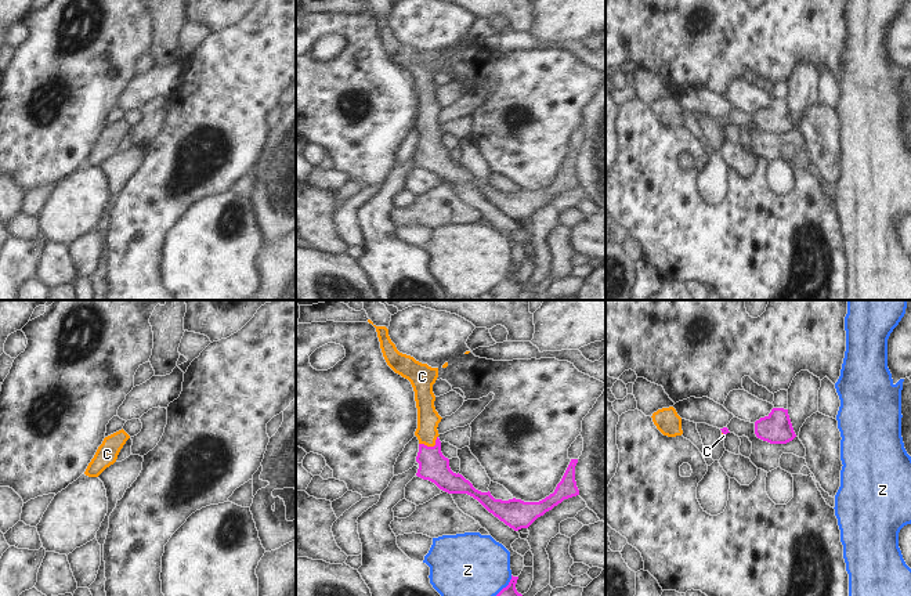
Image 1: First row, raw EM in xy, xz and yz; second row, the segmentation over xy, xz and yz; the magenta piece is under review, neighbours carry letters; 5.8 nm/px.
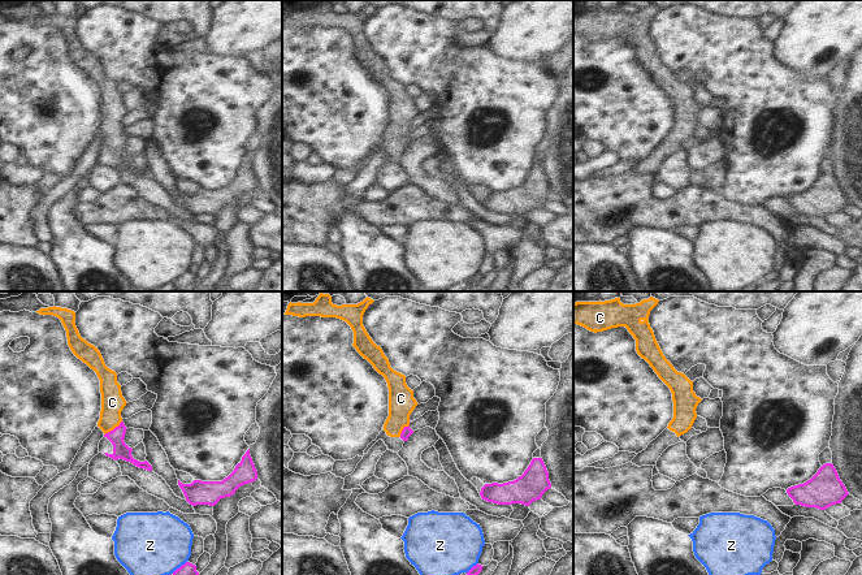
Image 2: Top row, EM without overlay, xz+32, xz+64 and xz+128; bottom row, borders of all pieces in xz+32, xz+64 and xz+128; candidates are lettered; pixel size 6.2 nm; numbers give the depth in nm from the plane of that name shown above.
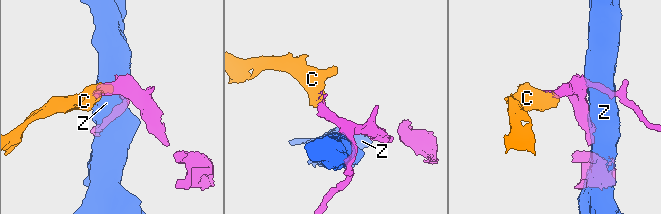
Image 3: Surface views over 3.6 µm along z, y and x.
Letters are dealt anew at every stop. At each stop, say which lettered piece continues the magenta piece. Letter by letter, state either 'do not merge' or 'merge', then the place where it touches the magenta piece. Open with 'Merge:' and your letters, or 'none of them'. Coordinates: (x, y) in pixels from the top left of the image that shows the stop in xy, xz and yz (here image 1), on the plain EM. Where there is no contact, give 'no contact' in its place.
Merge: C
C: merge; meets magenta in xz at (430, 137)
Z: do not merge; meets magenta in xz at (503, 278)

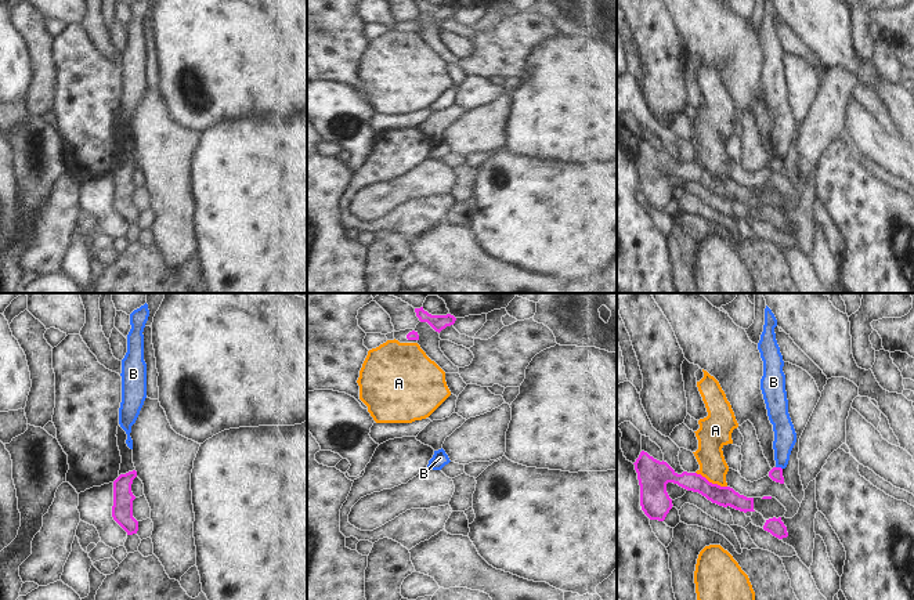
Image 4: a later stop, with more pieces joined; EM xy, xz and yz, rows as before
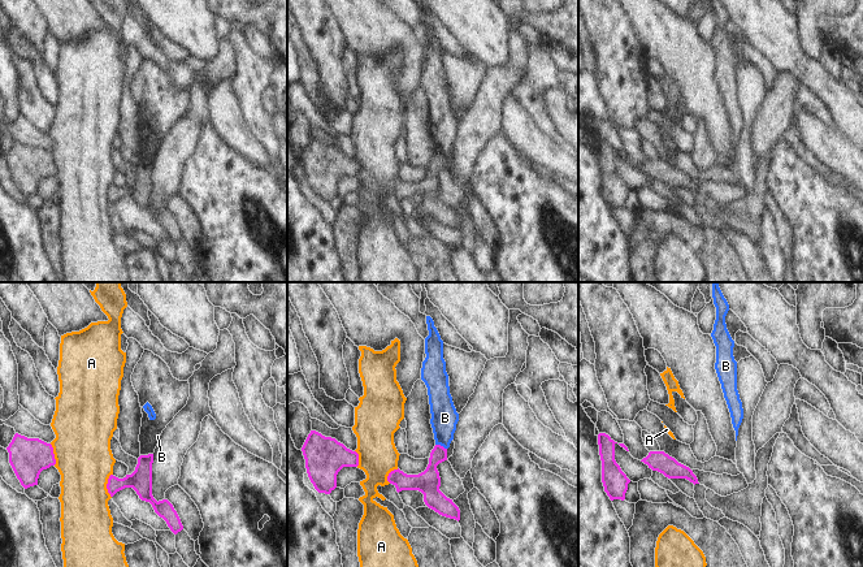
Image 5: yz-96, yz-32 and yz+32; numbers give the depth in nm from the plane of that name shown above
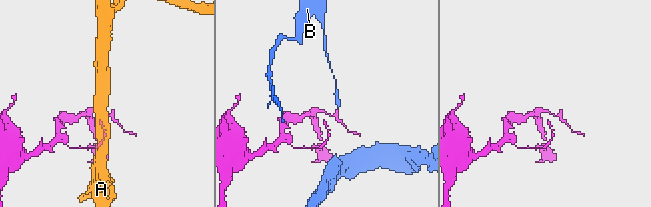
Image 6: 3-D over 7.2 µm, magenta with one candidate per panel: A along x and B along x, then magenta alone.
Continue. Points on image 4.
Merge: none of them
A: do not merge; meets magenta in yz at (711, 173)
B: do not merge; meets magenta in yz at (779, 158)

